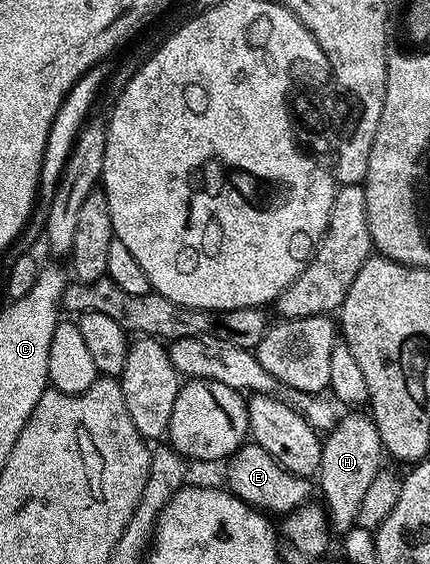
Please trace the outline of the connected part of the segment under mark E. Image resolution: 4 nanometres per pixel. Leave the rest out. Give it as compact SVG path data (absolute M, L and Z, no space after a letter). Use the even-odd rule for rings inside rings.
M253 441L243 443L230 456L228 466L230 466L230 472L227 473L226 479L230 482L228 484L230 494L243 499L256 511L285 517L295 511L301 503L311 502L311 480L305 475L297 475L284 469L284 465L280 465L280 461L276 461L276 457L272 457L272 453L264 450L259 443Z

